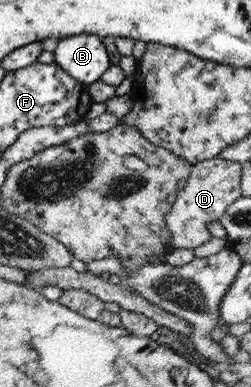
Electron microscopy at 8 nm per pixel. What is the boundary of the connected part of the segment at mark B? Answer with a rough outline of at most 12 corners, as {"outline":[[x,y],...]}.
{"outline":[[62,37],[55,65],[85,85],[110,65],[101,38]]}

